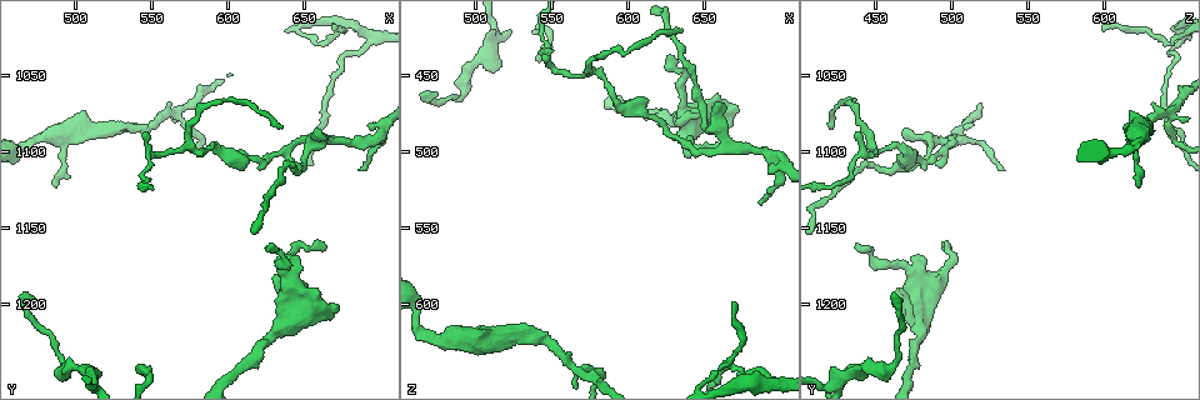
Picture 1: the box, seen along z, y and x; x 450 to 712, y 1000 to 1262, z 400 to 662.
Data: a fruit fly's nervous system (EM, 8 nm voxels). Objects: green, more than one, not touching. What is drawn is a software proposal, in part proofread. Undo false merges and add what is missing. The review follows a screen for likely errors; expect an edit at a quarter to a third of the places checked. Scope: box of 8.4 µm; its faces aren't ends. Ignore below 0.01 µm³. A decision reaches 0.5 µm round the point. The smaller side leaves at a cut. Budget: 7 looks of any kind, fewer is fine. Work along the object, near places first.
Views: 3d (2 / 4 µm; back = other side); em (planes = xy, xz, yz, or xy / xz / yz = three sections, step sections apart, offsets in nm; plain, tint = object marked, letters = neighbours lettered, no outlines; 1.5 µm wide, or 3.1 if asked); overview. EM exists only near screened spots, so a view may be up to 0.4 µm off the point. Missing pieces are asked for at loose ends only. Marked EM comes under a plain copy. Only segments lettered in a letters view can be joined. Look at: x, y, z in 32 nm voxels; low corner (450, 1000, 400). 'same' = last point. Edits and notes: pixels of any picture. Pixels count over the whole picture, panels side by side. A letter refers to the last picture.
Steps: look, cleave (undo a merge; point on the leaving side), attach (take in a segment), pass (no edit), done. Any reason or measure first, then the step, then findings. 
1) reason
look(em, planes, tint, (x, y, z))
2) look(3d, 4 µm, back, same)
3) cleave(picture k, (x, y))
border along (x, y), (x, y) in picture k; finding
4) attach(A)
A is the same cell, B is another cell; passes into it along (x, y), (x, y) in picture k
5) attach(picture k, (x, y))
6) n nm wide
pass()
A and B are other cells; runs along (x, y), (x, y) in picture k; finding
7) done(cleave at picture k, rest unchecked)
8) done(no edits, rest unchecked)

thin end
look(3d, 4 µm, (626, 1162, 438))

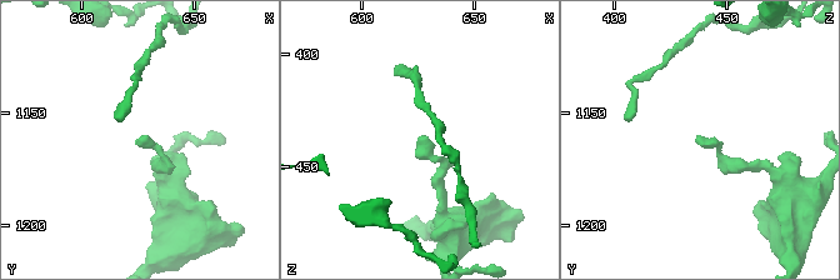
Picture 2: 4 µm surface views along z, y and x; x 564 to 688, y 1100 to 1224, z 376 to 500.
shape alone is not enough
look(em, xy, step 8, letters, (627, 1162, 437))

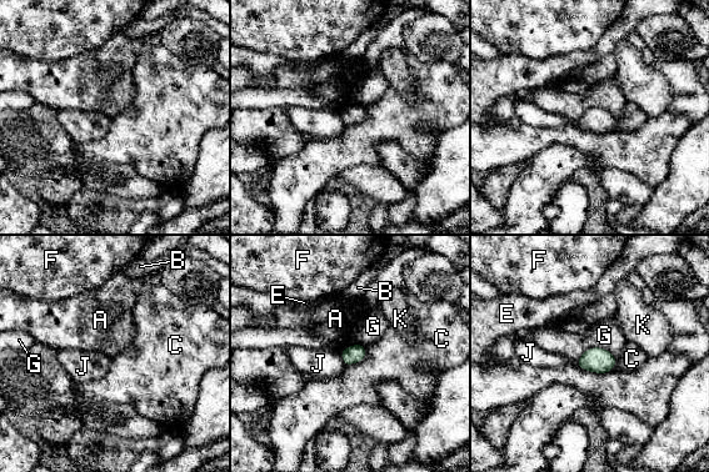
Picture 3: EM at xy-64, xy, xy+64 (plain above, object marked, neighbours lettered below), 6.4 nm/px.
look(em, planes, letters, same)

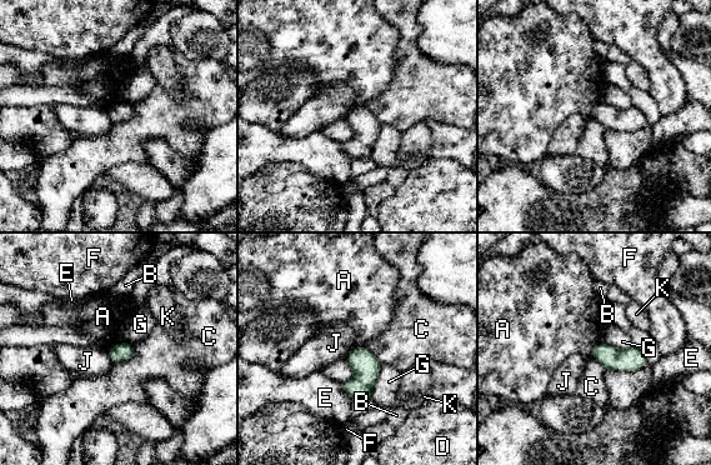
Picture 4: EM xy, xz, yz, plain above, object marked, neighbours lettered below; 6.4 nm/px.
120 nm wide; G touches over 240 nm
pass()
A, B, C, D, E, F, G, J and K are other cells; no lettered segment goes on from it

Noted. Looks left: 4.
thick turns thin
look(3d, 4 µm, (610, 1102, 476))

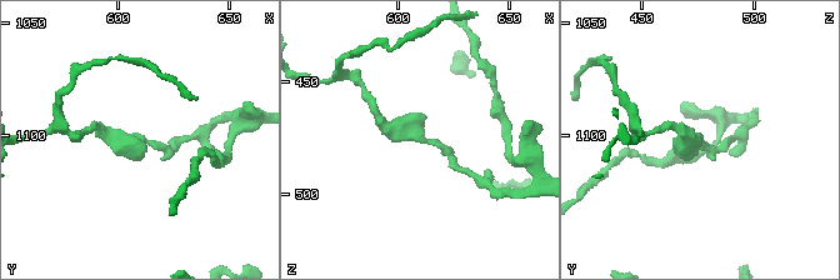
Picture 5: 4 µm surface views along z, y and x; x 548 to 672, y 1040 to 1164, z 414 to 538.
shape alone is not enough
look(em, xy, step 4, tint, (611, 1101, 477))

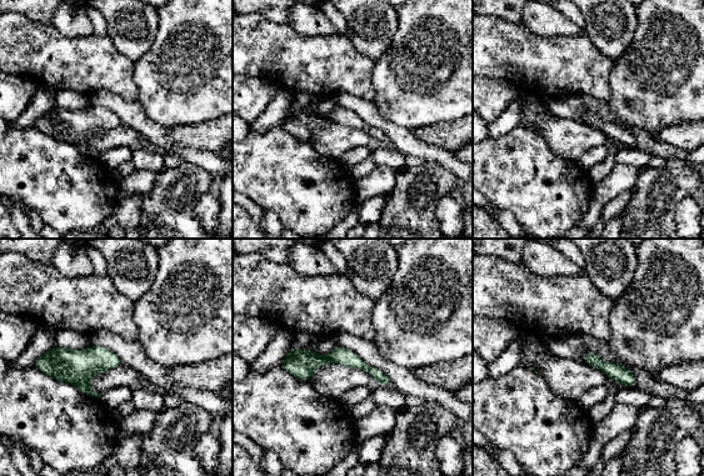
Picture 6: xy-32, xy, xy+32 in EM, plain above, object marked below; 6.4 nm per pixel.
look(em, xy, step 4, letters, same)

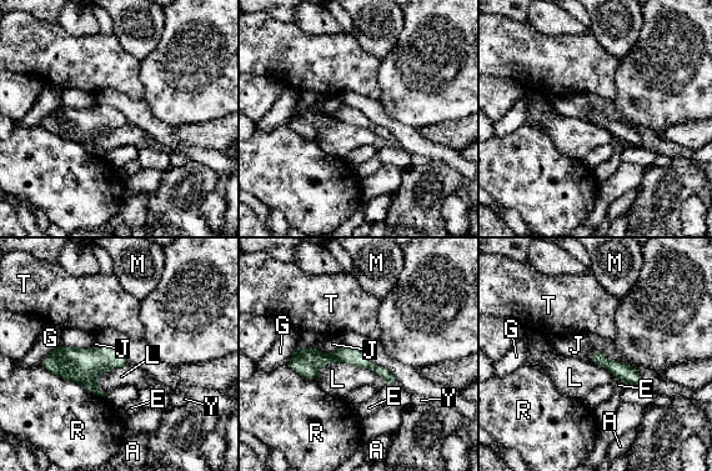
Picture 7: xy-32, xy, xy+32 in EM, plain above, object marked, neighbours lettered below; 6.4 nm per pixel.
R touches over 480 nm
pass()
A, E, G, J, L, M, R, T and Y are other cells; one neuron here

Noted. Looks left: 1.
done(no edits, rest unchecked)

